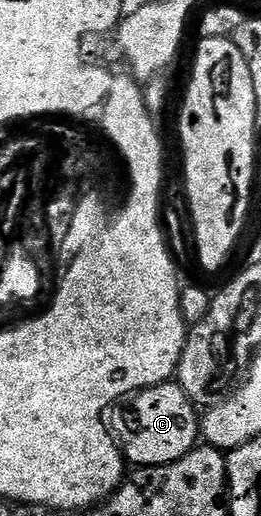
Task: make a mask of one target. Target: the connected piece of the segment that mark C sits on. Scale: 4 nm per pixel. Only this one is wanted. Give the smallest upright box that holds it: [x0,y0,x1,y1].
[110,383,202,467]

